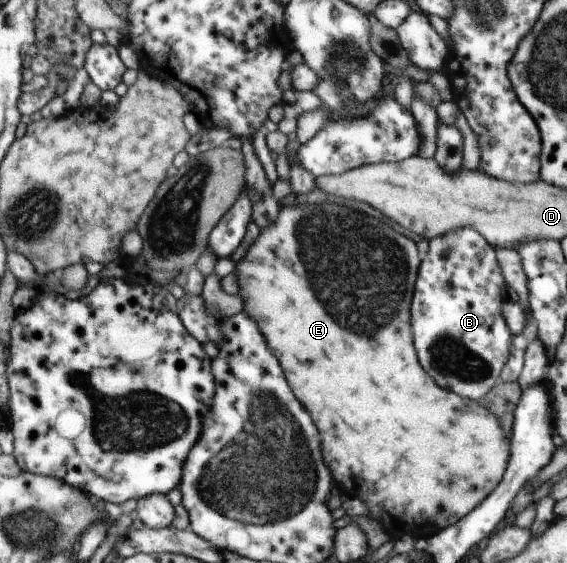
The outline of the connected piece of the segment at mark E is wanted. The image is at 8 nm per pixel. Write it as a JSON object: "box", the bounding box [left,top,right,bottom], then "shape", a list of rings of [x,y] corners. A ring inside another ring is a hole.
{"box":[232,197,511,533],"shape":[[[291,197],[281,203],[273,223],[260,229],[255,241],[248,245],[245,254],[239,261],[234,262],[232,273],[237,278],[236,295],[242,302],[241,312],[256,322],[263,339],[267,341],[268,348],[279,359],[281,369],[284,370],[284,378],[289,381],[289,385],[293,385],[293,393],[301,397],[298,399],[301,405],[305,405],[309,417],[317,421],[317,429],[321,429],[323,460],[343,493],[359,498],[366,505],[367,516],[370,518],[375,518],[381,525],[400,527],[405,533],[415,531],[419,525],[425,523],[433,525],[438,530],[449,527],[461,517],[467,516],[477,504],[483,503],[499,486],[511,451],[511,441],[505,437],[503,427],[488,409],[479,402],[462,398],[452,390],[441,388],[419,365],[409,331],[409,301],[419,267],[415,243],[365,213],[353,211],[343,205],[327,203],[327,200],[310,204],[304,202]]]}

